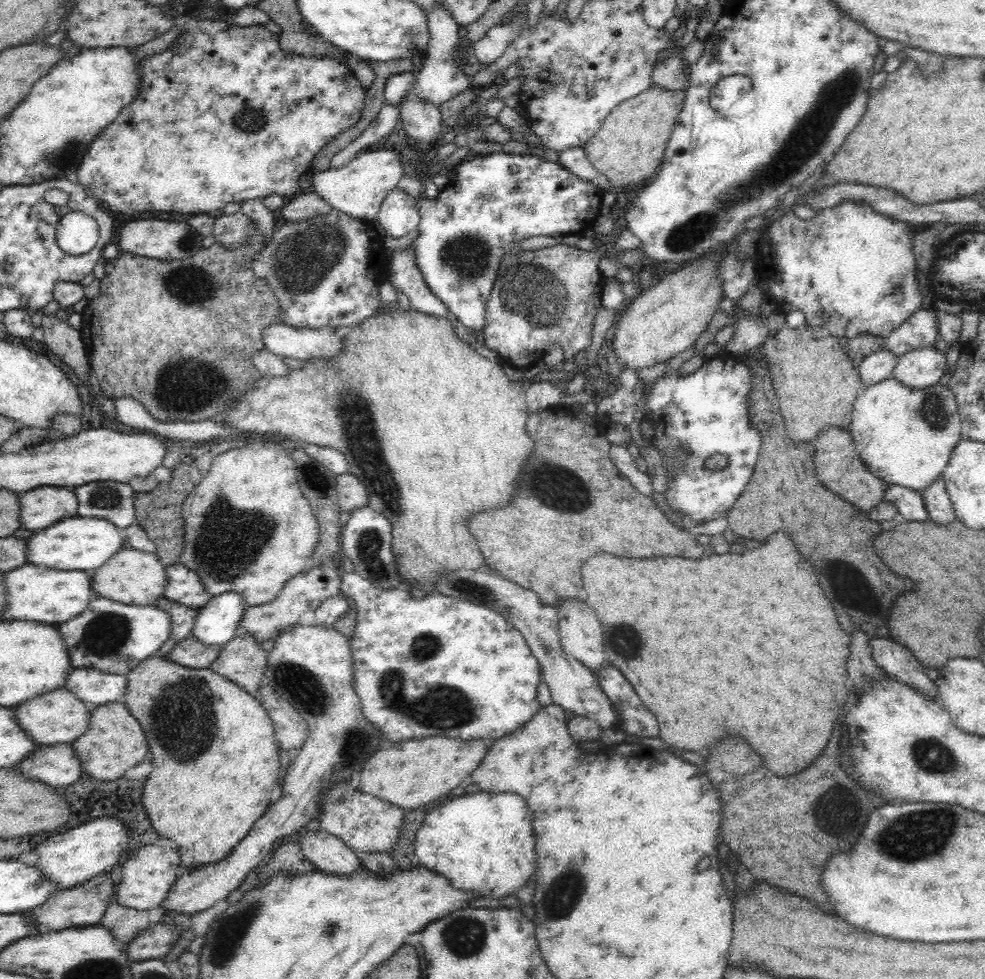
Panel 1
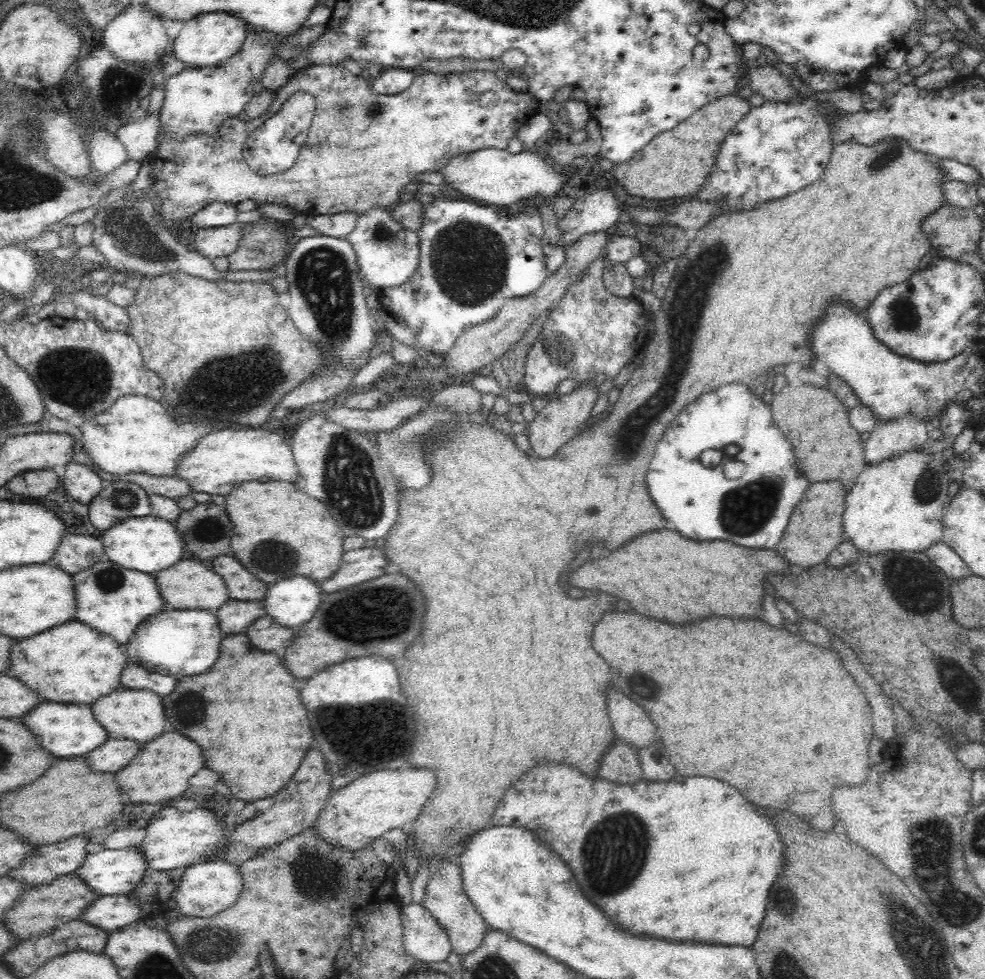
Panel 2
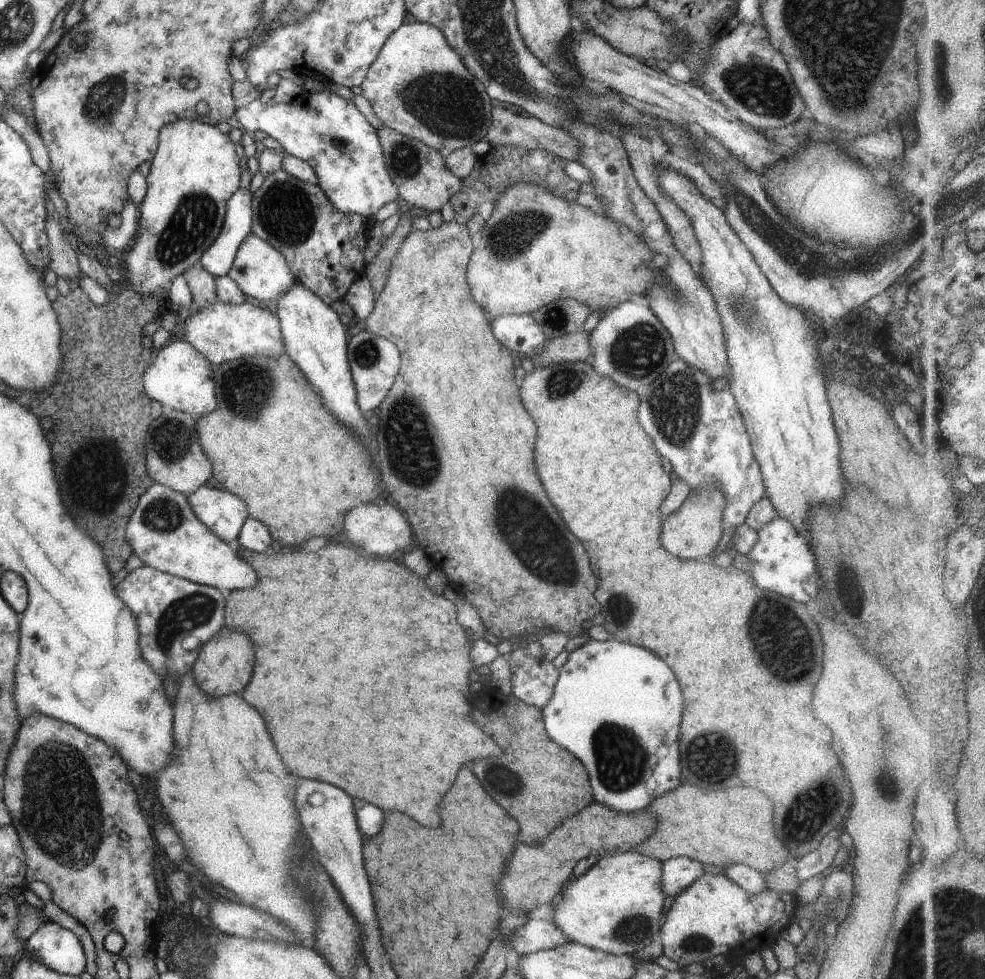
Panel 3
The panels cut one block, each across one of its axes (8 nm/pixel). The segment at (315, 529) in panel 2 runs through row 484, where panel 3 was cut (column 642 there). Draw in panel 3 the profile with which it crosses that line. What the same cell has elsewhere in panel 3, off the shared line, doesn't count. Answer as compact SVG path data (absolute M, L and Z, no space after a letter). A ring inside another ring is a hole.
M520 181L506 187L504 192L495 200L493 212L490 218L485 221L483 227L480 244L472 251L465 275L467 276L474 300L484 308L486 314L492 319L502 315L532 313L542 308L545 304L558 299L577 300L582 304L588 305L592 312L601 311L601 314L604 315L610 309L620 306L623 302L633 299L643 301L649 289L663 280L659 270L653 269L650 266L650 261L654 258L651 248L634 231L631 231L630 228L625 227L623 224L609 219L595 208L584 207L576 203L576 201L560 198L559 195L550 192L542 183L537 185Z

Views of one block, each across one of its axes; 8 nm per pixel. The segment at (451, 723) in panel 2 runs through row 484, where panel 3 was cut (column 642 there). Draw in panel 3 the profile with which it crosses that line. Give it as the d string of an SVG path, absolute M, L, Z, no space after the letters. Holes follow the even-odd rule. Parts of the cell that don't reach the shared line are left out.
M578 361L556 363L526 373L520 386L520 396L526 410L530 412L532 420L538 426L538 440L536 440L534 458L536 458L536 466L538 466L544 490L546 490L548 498L552 500L552 504L558 508L560 516L564 518L564 522L568 524L572 534L584 542L584 548L590 556L592 572L598 580L596 598L598 598L598 602L602 606L602 614L606 618L605 627L614 639L629 642L660 654L660 658L674 670L674 674L680 682L680 688L684 694L684 714L682 714L682 732L680 732L682 776L690 784L706 788L706 790L724 790L728 786L754 786L754 788L766 792L776 804L774 832L791 852L793 858L798 861L806 853L813 851L830 829L843 826L853 802L851 782L844 772L844 768L840 766L836 752L832 750L832 732L828 726L824 726L820 720L814 718L814 712L810 706L810 702L814 698L814 686L822 674L824 646L822 646L820 630L818 630L814 618L810 616L806 604L757 587L750 572L737 569L733 565L720 567L708 559L683 559L666 552L666 549L662 550L660 530L662 530L664 518L660 514L659 506L670 492L671 480L662 467L661 456L658 454L653 440L638 422L639 396L637 391L618 386L614 380L610 380L609 376L599 375L589 362Z

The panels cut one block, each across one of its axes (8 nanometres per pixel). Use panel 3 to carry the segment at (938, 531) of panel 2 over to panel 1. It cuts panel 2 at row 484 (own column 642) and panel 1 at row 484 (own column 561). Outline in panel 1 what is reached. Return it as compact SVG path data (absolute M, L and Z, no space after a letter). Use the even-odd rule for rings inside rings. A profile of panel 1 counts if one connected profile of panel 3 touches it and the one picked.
M893 376L885 378L856 397L851 415L849 431L856 452L868 471L887 485L903 486L919 492L941 478L952 451L962 439L962 421L954 393L949 386L939 382L926 388L912 389Z

